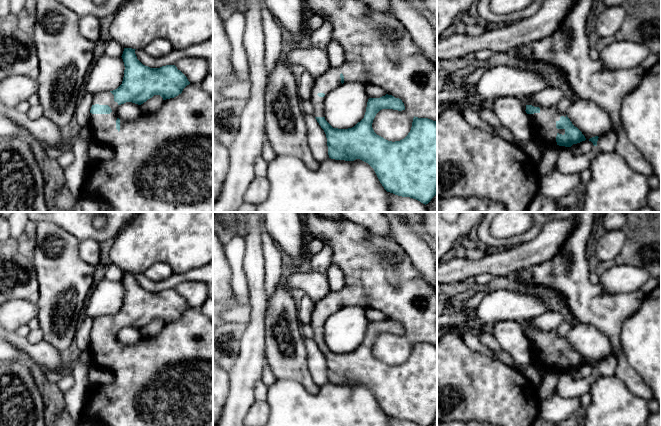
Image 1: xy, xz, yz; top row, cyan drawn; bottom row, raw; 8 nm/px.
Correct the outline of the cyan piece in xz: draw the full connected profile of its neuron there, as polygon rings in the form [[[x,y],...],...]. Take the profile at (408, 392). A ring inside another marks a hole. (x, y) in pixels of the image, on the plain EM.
[[[307,212],[303,224],[308,239],[316,238],[330,246],[332,262],[338,265],[344,274],[343,289],[340,292],[330,292],[315,303],[311,320],[313,339],[326,358],[329,382],[345,385],[360,383],[374,393],[387,416],[420,426],[430,426],[437,419],[437,293],[435,288],[422,279],[405,250],[392,239],[375,235],[366,227],[343,217],[332,220],[321,216],[318,212]],[[347,306],[379,310],[387,318],[380,322],[369,322],[364,342],[354,351],[333,352],[325,344],[324,324],[331,315]],[[382,333],[407,334],[414,340],[411,354],[404,363],[392,366],[374,356],[373,344]]]

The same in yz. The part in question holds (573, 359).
[[[527,320],[520,324],[532,347],[536,366],[542,367],[546,372],[559,374],[586,364],[566,337],[559,336],[556,329],[550,332],[534,331],[527,328],[526,322]]]

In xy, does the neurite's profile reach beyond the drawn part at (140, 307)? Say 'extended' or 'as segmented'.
extended

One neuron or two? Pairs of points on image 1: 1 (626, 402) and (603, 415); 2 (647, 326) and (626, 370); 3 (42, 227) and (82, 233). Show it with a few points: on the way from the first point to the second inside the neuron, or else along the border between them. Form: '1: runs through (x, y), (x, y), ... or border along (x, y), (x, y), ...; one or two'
1: runs through (620, 408), (613, 415), (609, 415); one
2: border along (619, 342), (619, 347), (627, 363), (644, 381); two
3: border along (49, 222), (60, 226), (79, 241); two

